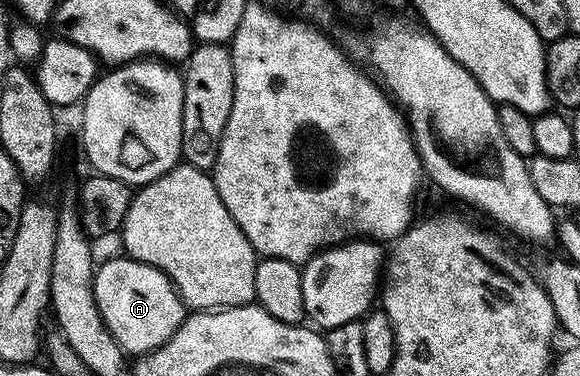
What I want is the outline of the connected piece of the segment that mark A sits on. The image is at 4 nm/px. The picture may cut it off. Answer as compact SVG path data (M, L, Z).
M121 256L95 267L92 291L96 307L114 340L128 356L143 356L166 344L178 332L186 307L176 286L158 268Z

